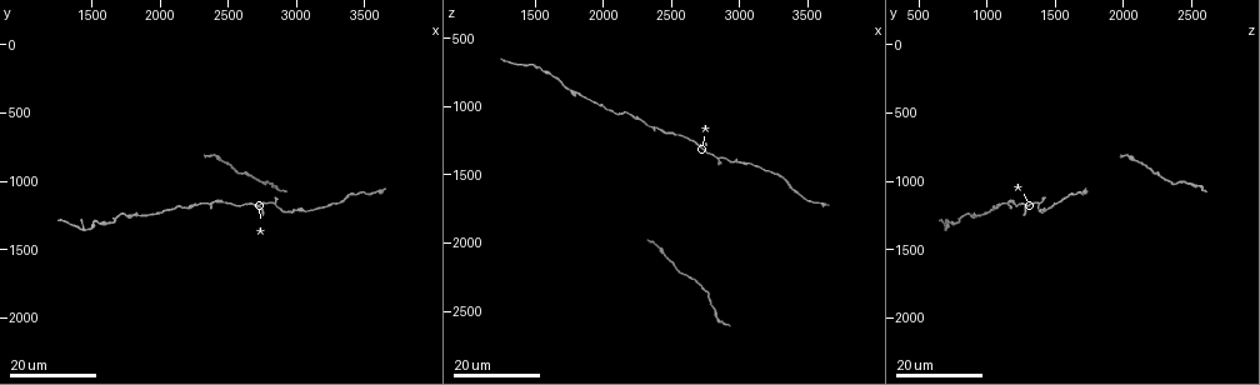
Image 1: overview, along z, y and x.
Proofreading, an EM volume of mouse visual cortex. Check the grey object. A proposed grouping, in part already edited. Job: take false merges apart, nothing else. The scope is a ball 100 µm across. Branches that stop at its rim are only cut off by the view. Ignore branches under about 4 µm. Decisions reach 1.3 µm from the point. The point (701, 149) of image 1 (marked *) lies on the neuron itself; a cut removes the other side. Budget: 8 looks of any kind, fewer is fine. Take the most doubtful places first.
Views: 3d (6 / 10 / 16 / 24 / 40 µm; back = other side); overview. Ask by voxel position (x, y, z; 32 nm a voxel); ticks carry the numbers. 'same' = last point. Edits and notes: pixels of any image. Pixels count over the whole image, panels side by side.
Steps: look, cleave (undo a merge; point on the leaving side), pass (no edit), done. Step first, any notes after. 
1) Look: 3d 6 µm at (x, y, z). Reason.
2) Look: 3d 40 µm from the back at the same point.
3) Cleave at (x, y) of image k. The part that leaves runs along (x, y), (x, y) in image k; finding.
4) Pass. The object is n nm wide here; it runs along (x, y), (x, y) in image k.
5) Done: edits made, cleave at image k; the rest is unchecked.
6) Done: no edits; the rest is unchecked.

Look: 3d 24 µm at (2860, 1160, 1400). Three arms meet.

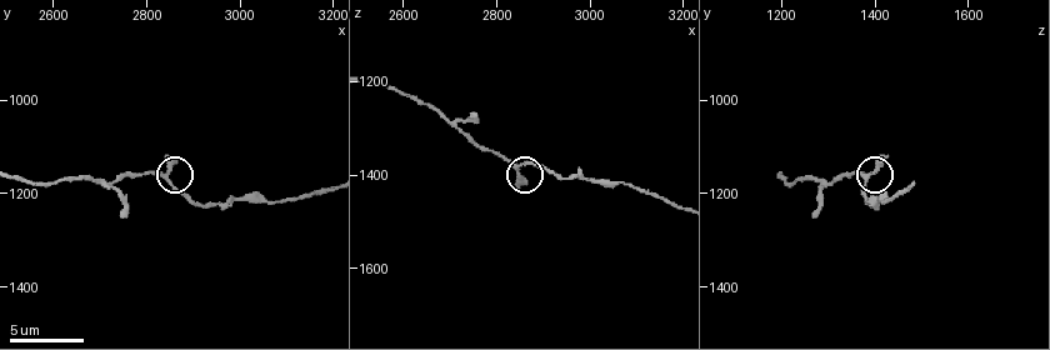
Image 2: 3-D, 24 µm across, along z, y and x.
Look: 3d 10 µm at (2845, 1170, 1385). Zoom in.

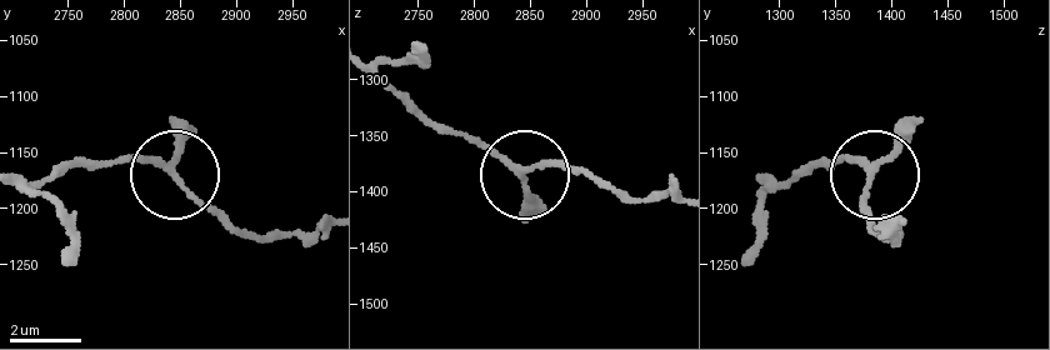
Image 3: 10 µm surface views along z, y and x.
Pass. 3 arms meet here; it runs along (44, 181), (86, 164), (158, 164), (235, 231) in image 3; all the same neuron.

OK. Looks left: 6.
Look: 3d 24 µm at (1560, 1320, 740). A narrow waist.

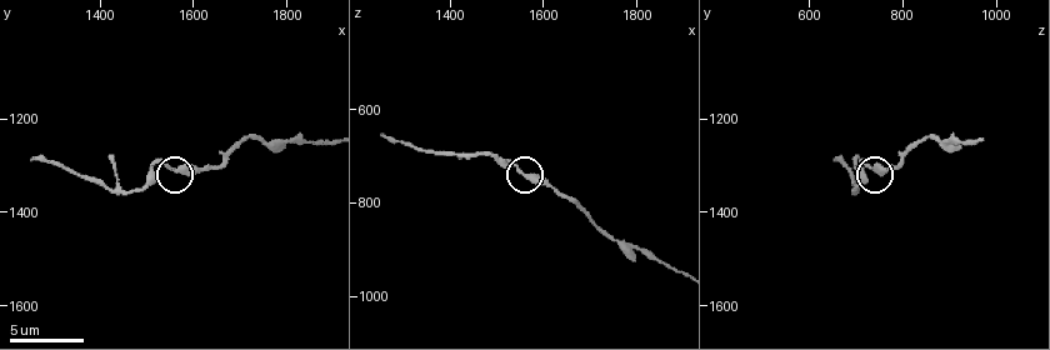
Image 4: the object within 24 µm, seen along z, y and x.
Look: 3d 6 µm at (1550, 1300, 730).

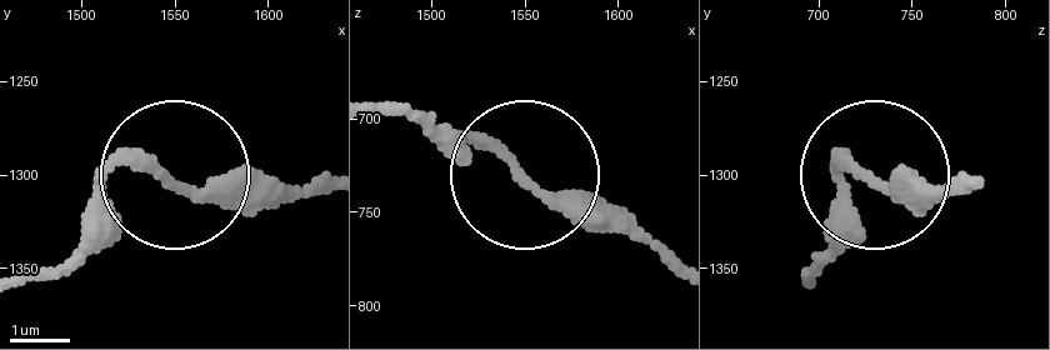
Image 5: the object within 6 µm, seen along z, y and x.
Pass. All the same neuron.

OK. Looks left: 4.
Look: 3d 6 µm at (1415, 1355, 700). Three-way junction.

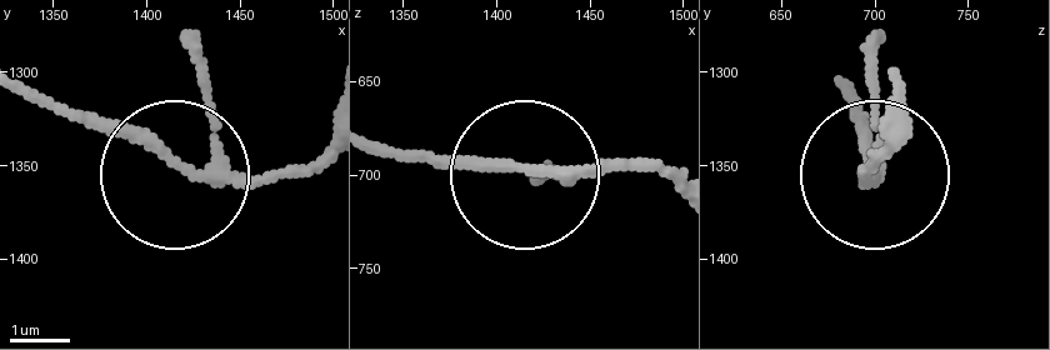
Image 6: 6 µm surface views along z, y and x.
Pass. 3 arms meet here; it runs along (671, 185), (643, 171), (448, 171), (408, 156) in image 6; all the same neuron.

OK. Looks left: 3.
Look: 3d 24 µm at (2400, 1160, 1180). Thick turns thin.

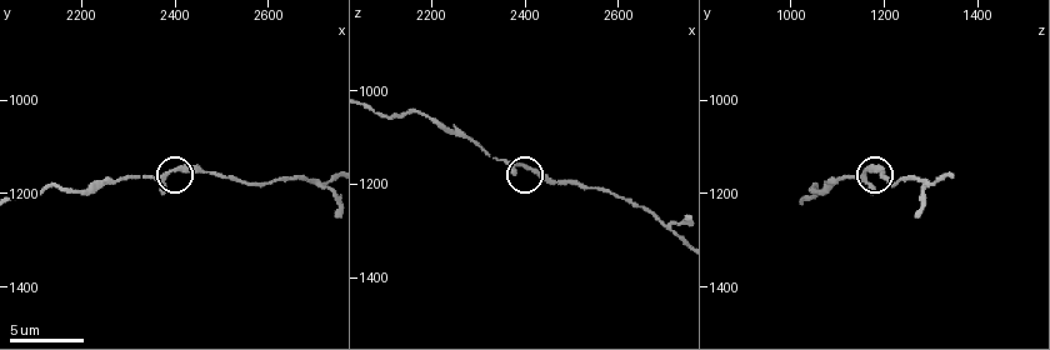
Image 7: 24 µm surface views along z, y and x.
Look: 3d 6 µm at (2400, 1145, 1160).

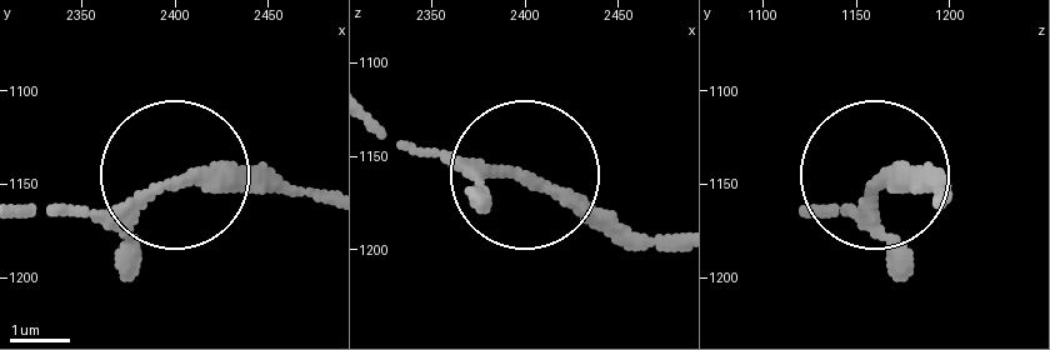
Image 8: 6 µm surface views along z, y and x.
Pass. The object is 220 nm wide here; it runs along (938, 198), (879, 183), (839, 218) in image 8; one neuron here.

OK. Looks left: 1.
Done: no edits; the rest is unchecked.

